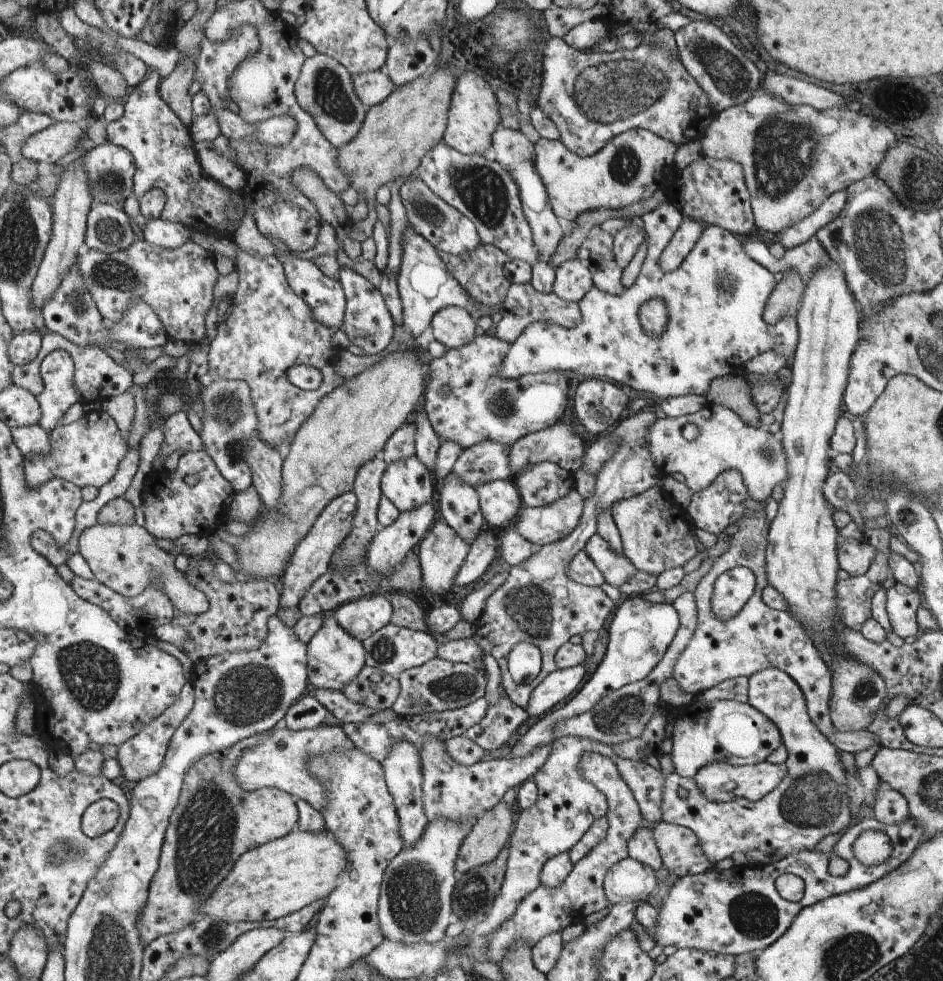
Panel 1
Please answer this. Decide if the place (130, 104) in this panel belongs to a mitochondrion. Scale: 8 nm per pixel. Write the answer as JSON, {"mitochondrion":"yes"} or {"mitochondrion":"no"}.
{"mitochondrion":"no"}

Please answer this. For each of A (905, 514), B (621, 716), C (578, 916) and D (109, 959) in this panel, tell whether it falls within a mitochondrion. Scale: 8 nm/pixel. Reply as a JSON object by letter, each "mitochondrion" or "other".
{"A":"other","B":"mitochondrion","C":"other","D":"mitochondrion"}

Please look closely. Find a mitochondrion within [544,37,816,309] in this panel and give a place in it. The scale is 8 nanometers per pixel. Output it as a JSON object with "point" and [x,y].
{"point":[615,90]}

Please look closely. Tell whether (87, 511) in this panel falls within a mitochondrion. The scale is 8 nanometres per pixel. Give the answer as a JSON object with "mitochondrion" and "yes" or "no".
{"mitochondrion":"no"}

